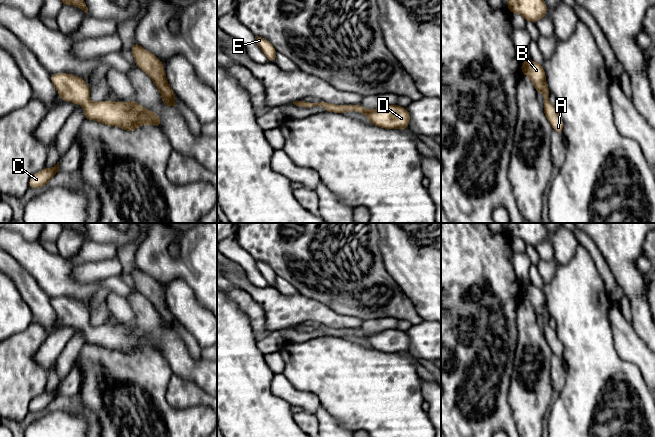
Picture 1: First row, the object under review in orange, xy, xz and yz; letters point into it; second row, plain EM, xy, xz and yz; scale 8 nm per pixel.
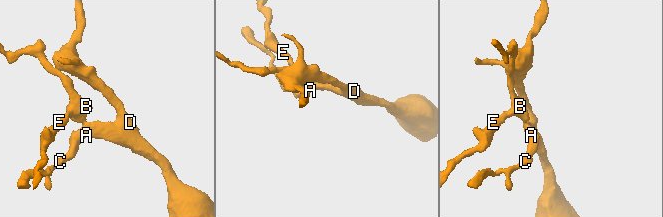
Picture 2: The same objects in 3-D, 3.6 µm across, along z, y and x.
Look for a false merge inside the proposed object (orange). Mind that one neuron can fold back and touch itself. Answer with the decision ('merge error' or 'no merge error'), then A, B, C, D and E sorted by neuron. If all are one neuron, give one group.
no merge error; groups A B C D E

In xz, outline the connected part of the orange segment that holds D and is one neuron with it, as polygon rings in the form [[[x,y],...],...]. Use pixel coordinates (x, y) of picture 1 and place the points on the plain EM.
[[[303,324],[293,326],[294,329],[302,332],[314,332],[322,330],[325,335],[345,338],[347,335],[362,337],[368,341],[372,349],[385,353],[405,354],[410,345],[410,338],[405,331],[399,329],[387,329],[377,333],[366,333],[360,328],[357,329],[336,329],[323,325],[306,326]]]

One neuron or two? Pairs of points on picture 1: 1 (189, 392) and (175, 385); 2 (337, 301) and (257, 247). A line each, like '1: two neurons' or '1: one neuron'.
1: one neuron
2: one neuron

